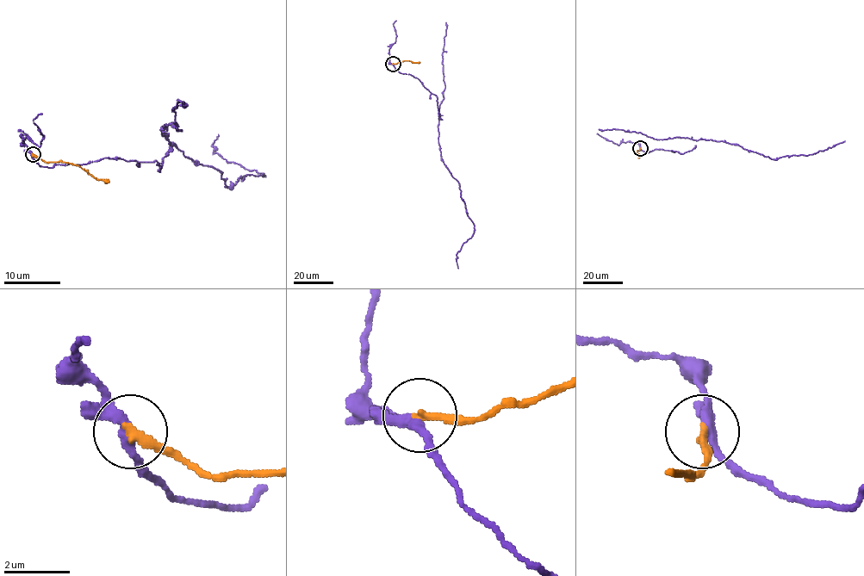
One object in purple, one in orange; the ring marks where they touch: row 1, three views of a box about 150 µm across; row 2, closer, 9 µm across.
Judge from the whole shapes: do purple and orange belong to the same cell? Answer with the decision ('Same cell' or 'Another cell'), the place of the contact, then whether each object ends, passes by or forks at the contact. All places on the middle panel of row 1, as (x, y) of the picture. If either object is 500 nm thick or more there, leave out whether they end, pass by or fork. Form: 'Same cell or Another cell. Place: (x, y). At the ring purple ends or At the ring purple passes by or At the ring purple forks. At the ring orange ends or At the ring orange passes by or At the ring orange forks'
Another cell. Place: (393, 64). At the ring purple passes by. At the ring orange ends

